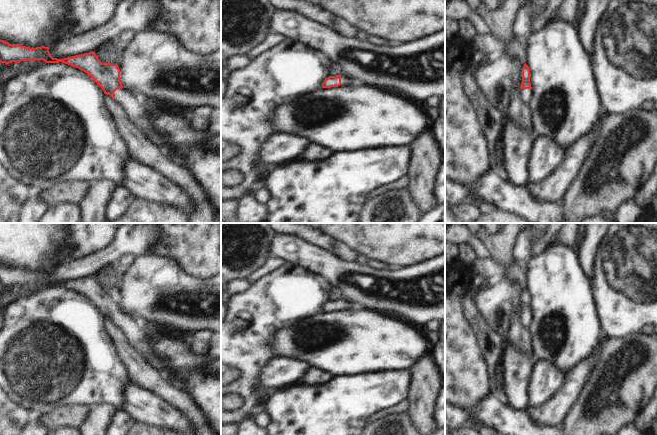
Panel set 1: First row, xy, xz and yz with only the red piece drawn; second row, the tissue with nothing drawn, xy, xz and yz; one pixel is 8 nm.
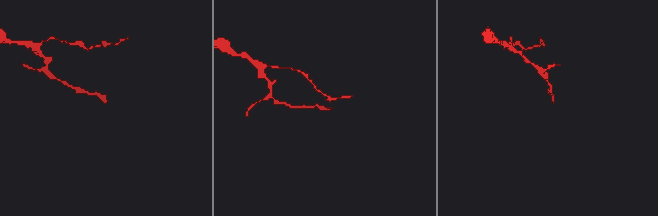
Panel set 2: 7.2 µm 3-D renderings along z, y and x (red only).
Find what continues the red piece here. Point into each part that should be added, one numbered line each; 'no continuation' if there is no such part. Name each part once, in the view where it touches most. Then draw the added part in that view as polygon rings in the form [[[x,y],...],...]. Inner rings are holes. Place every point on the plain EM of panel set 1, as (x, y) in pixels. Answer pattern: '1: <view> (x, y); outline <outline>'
1: xy (137, 332); outline [[[126,312],[114,316],[114,324],[121,329],[130,346],[160,374],[166,370],[166,364],[152,351],[150,337],[157,330],[152,324],[141,318],[134,318]]]

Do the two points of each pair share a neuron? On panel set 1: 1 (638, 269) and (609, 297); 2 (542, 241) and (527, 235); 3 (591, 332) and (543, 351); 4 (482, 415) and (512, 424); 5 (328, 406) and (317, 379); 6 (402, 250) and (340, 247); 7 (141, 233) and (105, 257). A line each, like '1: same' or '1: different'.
1: same
2: different
3: same
4: same
5: different
6: different
7: same

